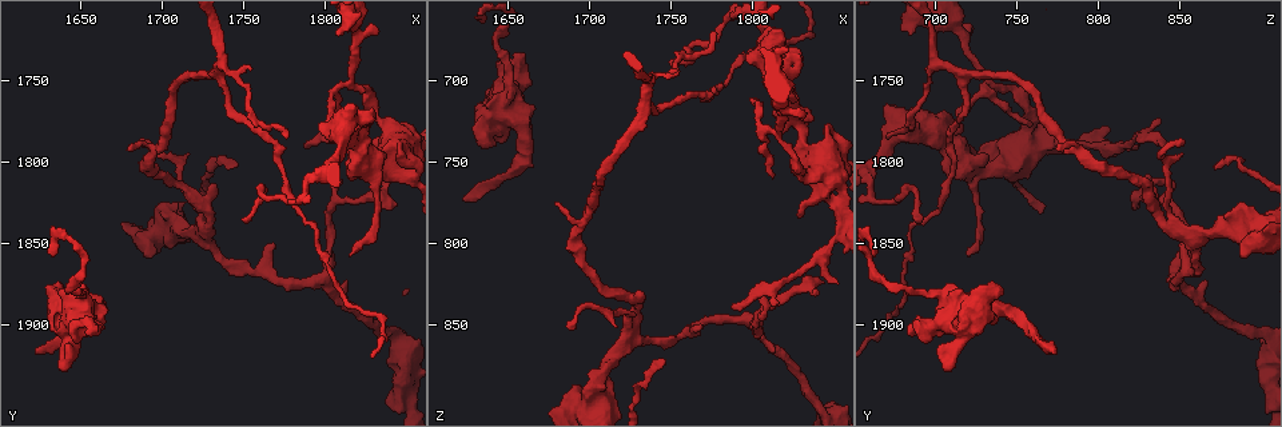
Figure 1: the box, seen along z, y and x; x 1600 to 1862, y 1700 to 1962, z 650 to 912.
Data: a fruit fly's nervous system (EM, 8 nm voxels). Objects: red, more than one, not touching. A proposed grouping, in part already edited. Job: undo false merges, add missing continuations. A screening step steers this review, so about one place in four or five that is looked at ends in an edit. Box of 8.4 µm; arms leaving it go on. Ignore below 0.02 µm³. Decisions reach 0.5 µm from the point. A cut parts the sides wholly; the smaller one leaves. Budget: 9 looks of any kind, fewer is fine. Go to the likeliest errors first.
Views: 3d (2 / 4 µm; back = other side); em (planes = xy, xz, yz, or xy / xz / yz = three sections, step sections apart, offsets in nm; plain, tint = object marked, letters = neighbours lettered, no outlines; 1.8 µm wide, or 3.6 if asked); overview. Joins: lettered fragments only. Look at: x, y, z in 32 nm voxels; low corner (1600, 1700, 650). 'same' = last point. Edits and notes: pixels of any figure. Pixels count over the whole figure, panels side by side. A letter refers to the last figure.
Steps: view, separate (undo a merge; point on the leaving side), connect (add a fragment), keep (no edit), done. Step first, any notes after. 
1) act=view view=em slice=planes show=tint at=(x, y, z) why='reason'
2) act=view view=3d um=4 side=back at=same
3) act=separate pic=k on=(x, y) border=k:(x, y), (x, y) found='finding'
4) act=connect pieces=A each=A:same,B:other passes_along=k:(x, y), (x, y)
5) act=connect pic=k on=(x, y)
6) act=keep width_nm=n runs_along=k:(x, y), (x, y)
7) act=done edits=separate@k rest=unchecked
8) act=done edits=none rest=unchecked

act=view view=em um=3.6 slice=planes show=letters at=(1842, 1790, 762) why='four-way junction'

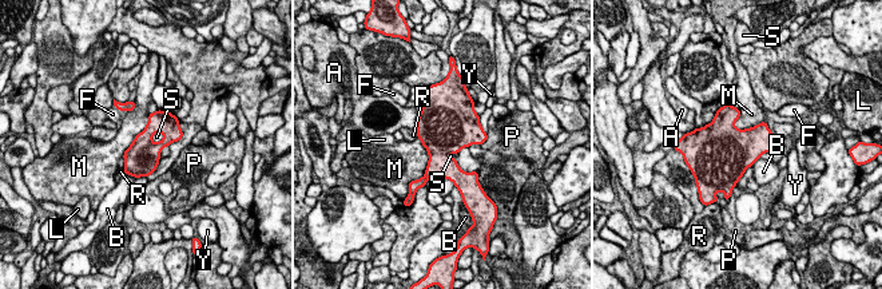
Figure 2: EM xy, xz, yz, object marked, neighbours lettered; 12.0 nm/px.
act=keep each=A:other,B:other,F:other,L:other,M:other,P:other,R:other,S:other,Y:other border=2:(165, 135), (158, 142), (151, 142) found='one neuron here'

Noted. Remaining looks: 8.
act=view view=3d um=4 at=(1640, 1926, 704) why='an open end'

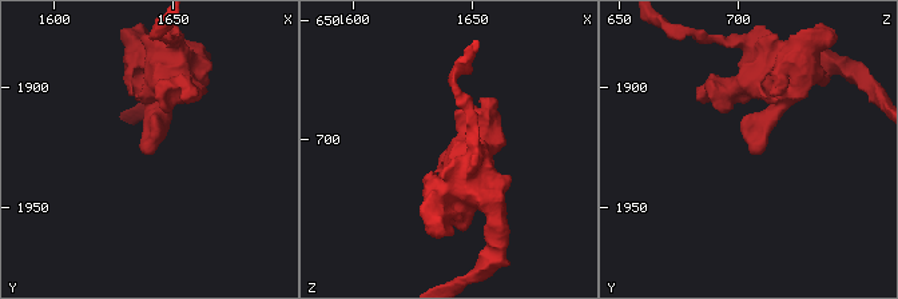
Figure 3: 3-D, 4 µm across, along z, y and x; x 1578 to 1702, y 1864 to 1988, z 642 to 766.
act=view view=em slice=planes show=letters at=(1638, 1927, 705) why='shape alone is not enough'

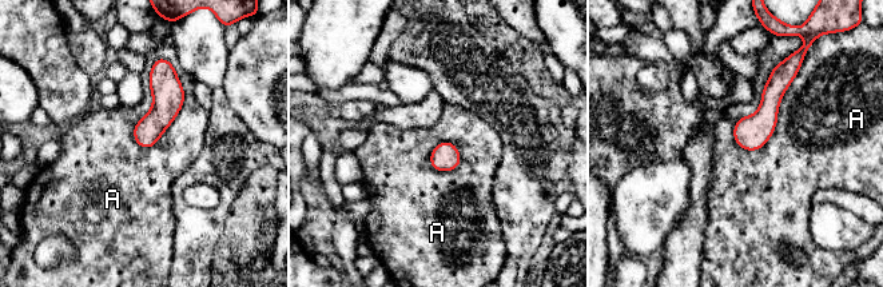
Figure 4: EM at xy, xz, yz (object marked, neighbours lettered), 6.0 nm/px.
act=keep longest_contact=A:600nm each=A:other border=4:(780, 62), (735, 124), (743, 150) found='none of them fits'

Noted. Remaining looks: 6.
act=view view=em um=3.6 slice=planes show=letters at=(1624, 1918, 774) why='branch stops here'

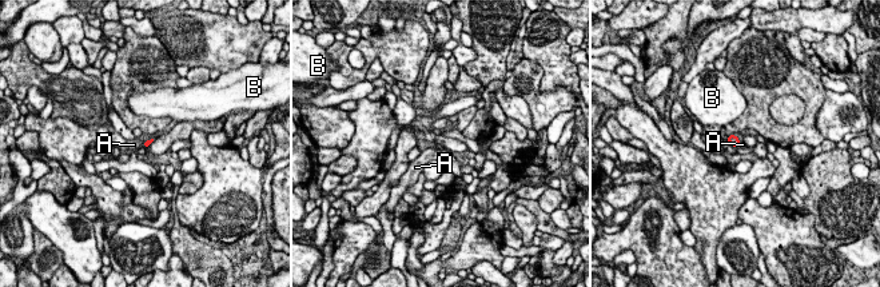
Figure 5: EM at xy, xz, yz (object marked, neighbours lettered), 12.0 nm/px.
act=connect pic=5 on=(134, 144) each=A:same,B:other passes_along=5:(147, 143), (143, 143), (134, 144) found='the neuron continues'

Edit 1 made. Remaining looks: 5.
act=view view=overview

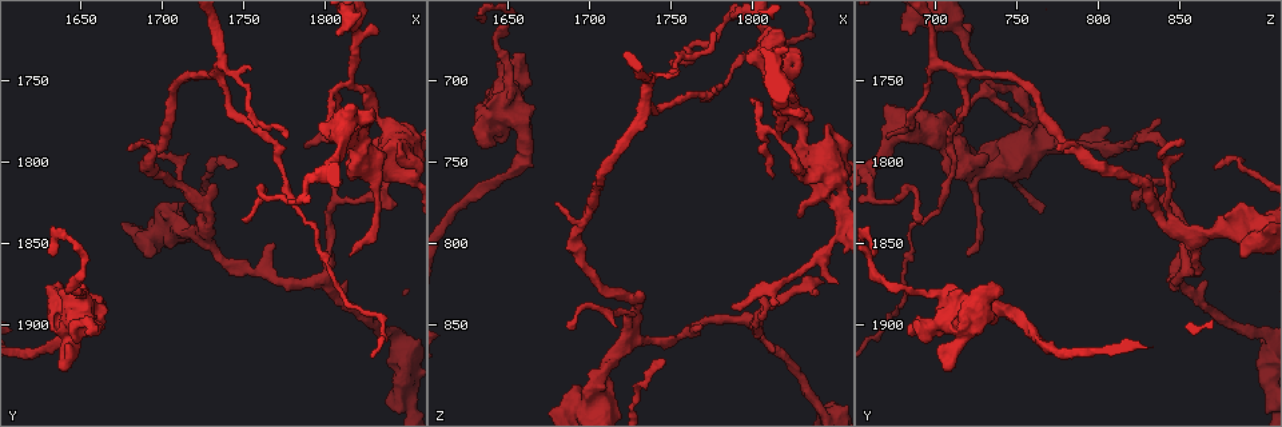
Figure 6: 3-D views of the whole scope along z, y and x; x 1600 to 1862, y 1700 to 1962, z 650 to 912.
act=view view=em slice=planes show=plain at=(1768, 1852, 854) why='free end'

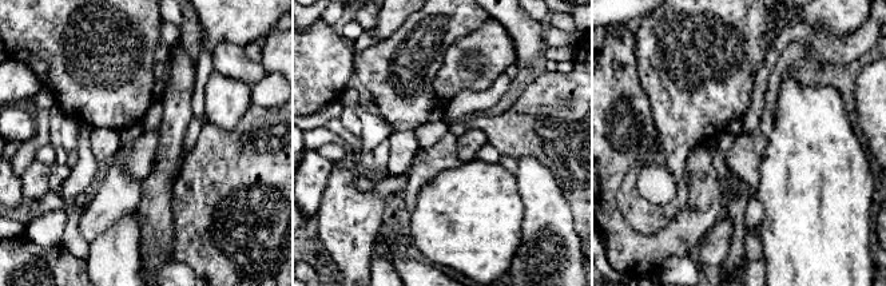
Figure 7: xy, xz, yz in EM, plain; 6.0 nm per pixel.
act=view view=em slice=planes show=letters at=same

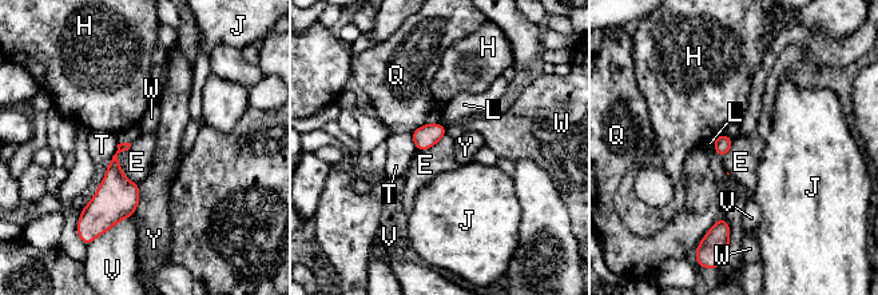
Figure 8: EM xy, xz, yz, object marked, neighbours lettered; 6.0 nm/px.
act=keep each=E:other,H:other,J:other,L:other,Q:other,T:other,V:other,W:other,Y:other found='no lettered fragment goes on from it'

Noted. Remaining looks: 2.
act=done edits=connect@5 rest=unchecked

